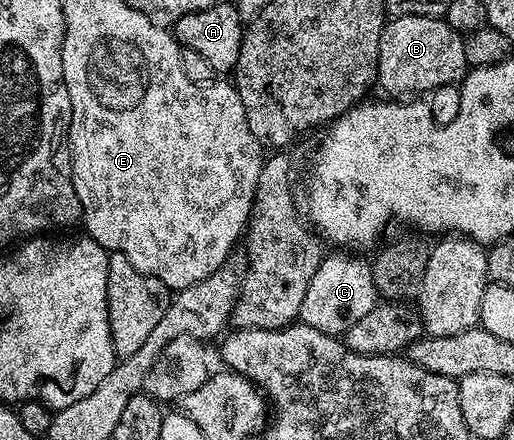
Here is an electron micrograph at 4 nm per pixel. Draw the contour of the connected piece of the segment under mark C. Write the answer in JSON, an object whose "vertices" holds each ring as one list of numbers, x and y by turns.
{"vertices":[[353,253,326,254,321,260,319,269,315,269,315,277,311,277,311,285,307,285,307,294,303,296,303,305,299,316,300,322,311,325,311,329,319,329,319,333,327,333,334,337,344,336,351,325,377,306,379,296,373,280,373,269]]}

